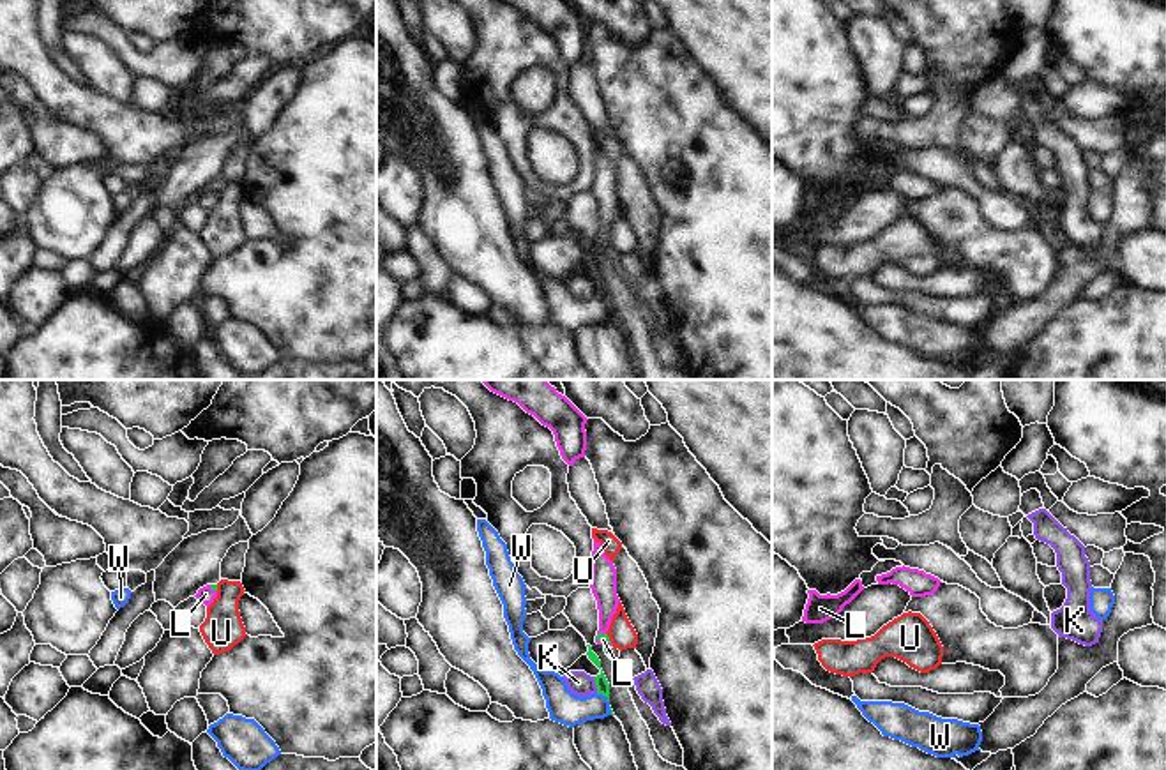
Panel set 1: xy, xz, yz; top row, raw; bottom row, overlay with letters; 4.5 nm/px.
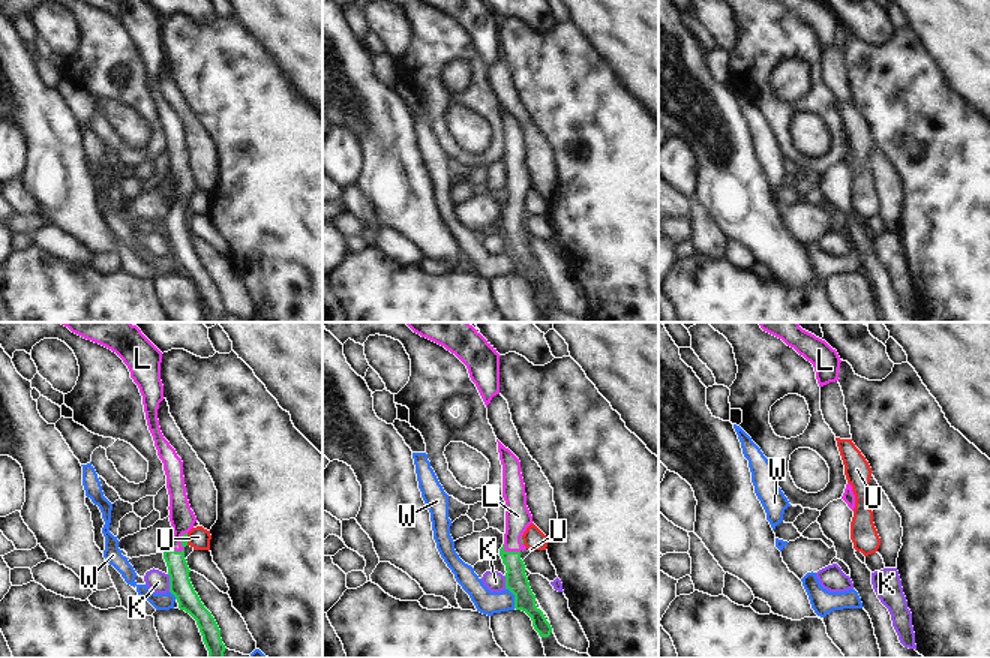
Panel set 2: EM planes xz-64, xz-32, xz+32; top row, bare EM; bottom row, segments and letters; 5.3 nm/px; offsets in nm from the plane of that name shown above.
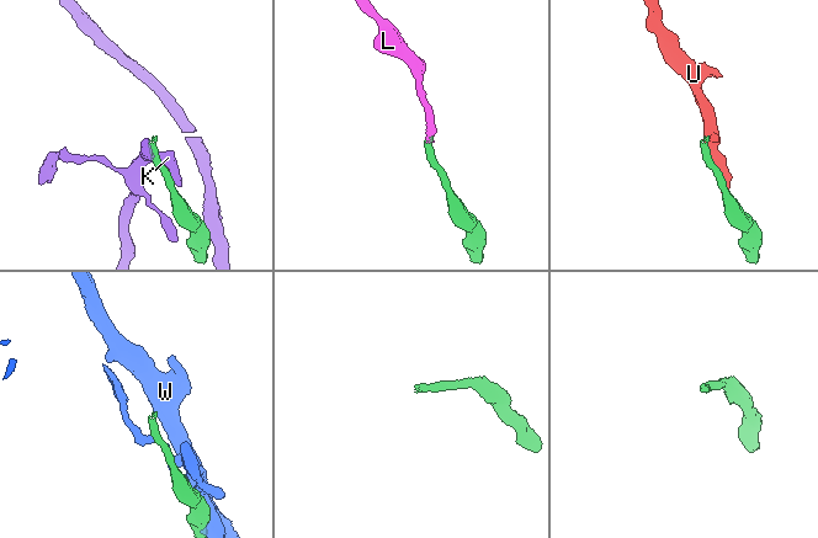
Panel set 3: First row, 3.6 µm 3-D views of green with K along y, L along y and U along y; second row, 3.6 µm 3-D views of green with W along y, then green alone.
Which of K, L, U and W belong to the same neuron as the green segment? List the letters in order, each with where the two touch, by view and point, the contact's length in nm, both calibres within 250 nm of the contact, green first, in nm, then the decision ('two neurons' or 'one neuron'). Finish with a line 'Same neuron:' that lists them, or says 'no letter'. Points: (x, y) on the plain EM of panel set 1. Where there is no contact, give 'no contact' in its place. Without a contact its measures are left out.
K: xz (596, 290) | 80 nm | 60/110 nm | two neurons
L: xz (605, 241) | 80 nm | 20/30 nm | one neuron
U: xz (608, 242) | 50 nm | 20/120 nm | two neurons
W: xz (605, 299) | 70 nm | 60/150 nm | two neurons
Same neuron: L

